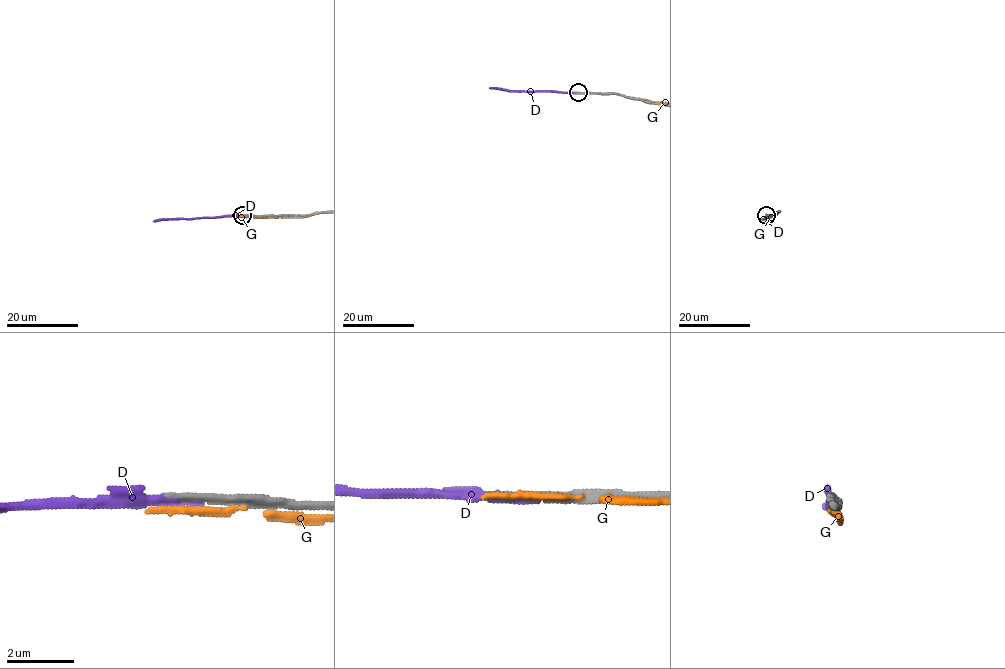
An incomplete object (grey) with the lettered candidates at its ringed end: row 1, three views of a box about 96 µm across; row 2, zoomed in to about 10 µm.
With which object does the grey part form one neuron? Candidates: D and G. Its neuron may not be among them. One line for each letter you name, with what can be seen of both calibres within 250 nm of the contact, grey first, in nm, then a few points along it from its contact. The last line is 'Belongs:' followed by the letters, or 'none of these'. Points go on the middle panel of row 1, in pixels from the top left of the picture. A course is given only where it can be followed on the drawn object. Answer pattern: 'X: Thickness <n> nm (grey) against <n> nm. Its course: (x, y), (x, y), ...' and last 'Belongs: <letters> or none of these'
D: Thickness 240 nm (grey) against 190 nm. Its course: (579, 93), (489, 88)
Belongs: D

